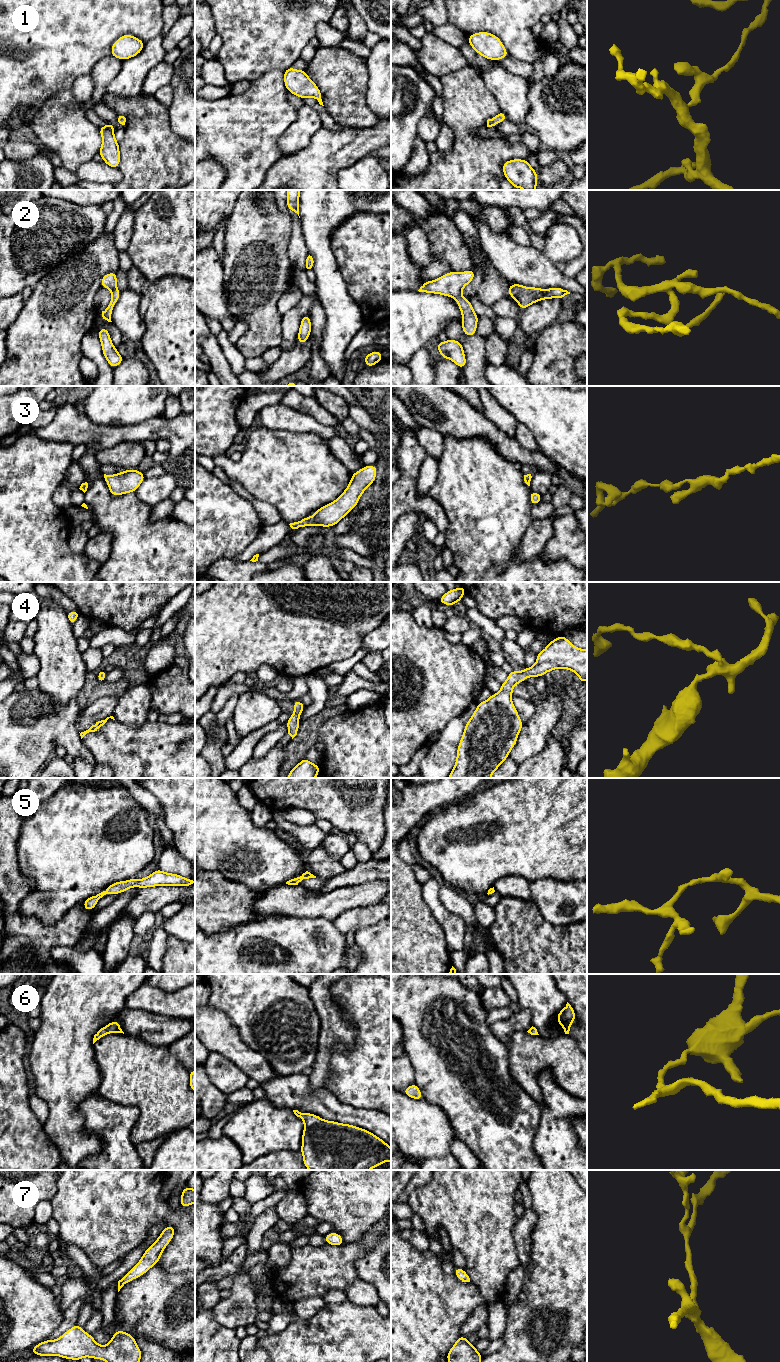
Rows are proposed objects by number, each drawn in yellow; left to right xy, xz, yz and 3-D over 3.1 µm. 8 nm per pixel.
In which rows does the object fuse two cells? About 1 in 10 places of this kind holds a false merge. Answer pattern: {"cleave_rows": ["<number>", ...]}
{"cleave_rows": []}

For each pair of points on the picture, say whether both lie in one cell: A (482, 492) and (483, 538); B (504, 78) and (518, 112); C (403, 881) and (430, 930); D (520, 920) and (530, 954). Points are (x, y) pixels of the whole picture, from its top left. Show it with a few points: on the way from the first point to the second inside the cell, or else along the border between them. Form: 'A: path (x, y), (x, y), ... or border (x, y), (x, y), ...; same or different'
A: path (483, 503), (483, 527); same
B: path (505, 86), (511, 92), (512, 100), (515, 104); same
C: path (403, 893), (403, 903), (418, 918); same
D: path (520, 928), (521, 934), (530, 946); same

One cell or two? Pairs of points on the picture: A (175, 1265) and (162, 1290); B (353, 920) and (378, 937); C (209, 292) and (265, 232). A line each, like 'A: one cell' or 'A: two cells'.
A: two cells
B: two cells
C: two cells

